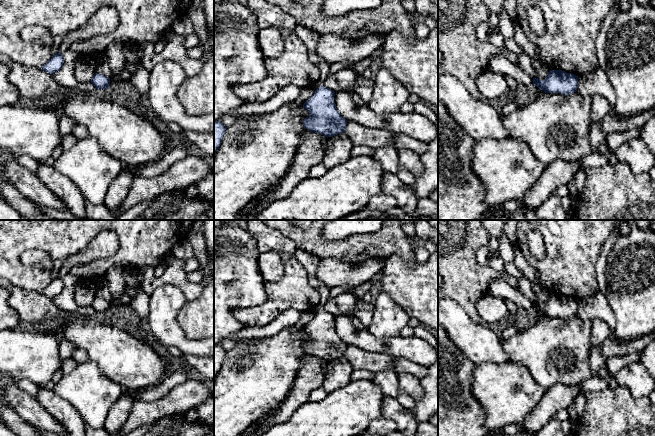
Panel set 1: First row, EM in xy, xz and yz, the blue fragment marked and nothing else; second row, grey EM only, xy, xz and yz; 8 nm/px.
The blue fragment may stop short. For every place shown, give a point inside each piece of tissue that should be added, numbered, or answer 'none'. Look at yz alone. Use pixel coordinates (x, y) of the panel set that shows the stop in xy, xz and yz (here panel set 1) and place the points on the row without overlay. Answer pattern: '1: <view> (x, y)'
none

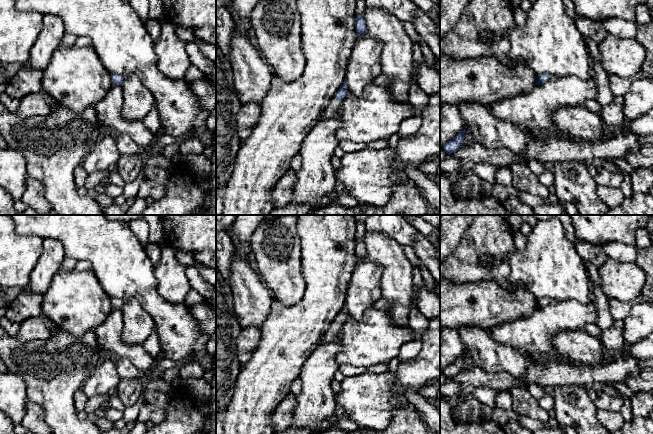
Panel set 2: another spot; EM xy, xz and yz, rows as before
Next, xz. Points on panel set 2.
1: xz (334, 328)

